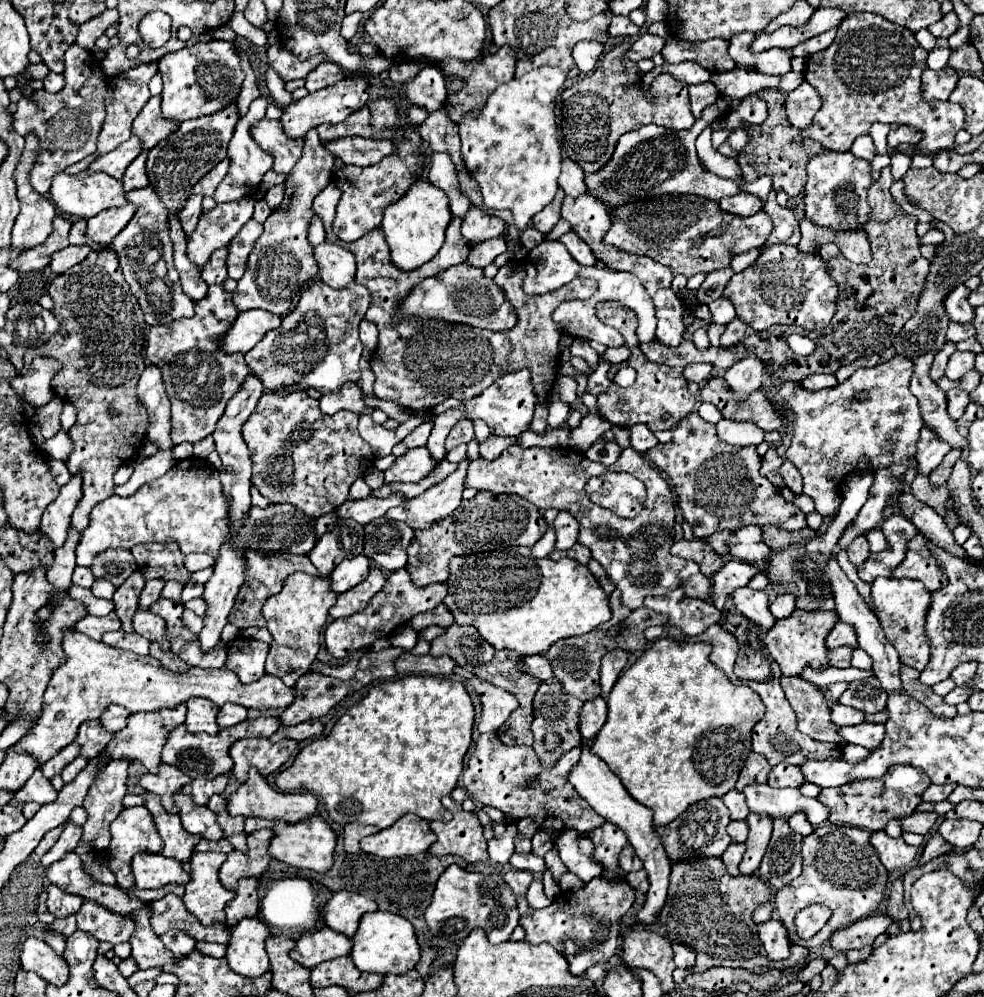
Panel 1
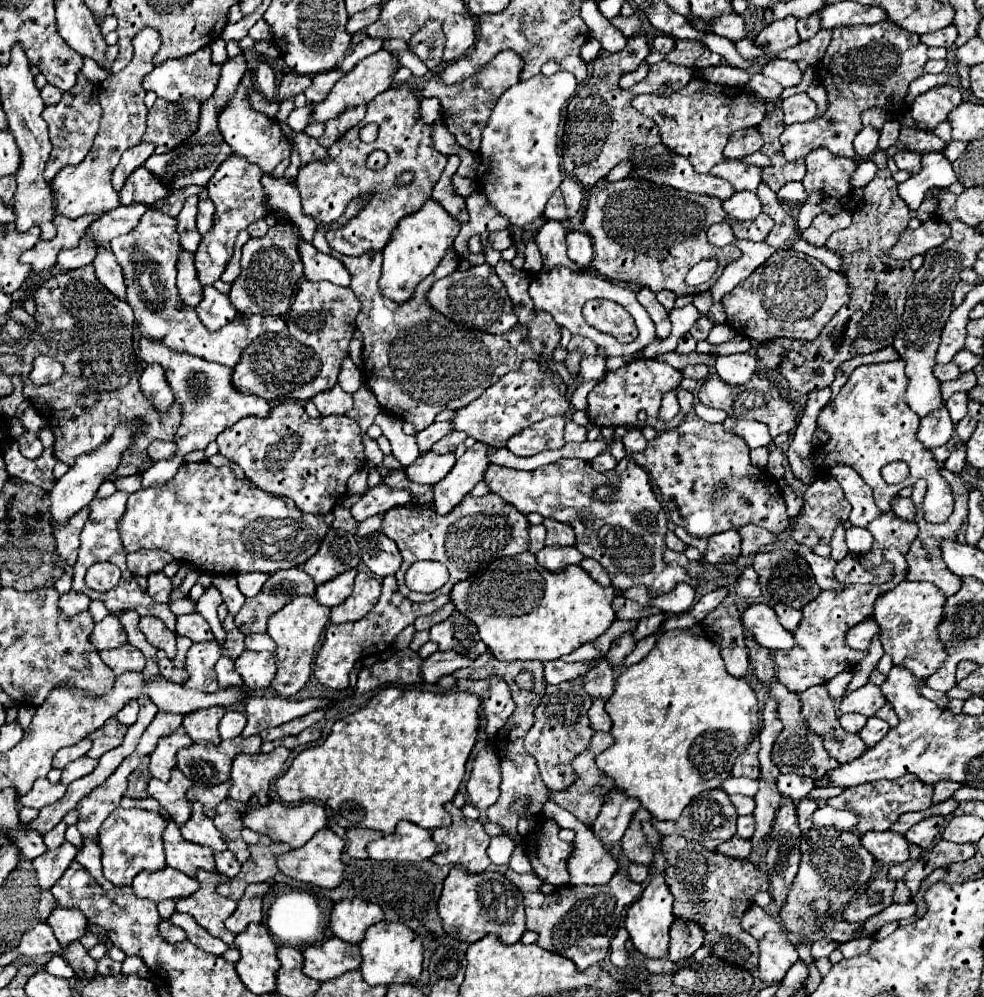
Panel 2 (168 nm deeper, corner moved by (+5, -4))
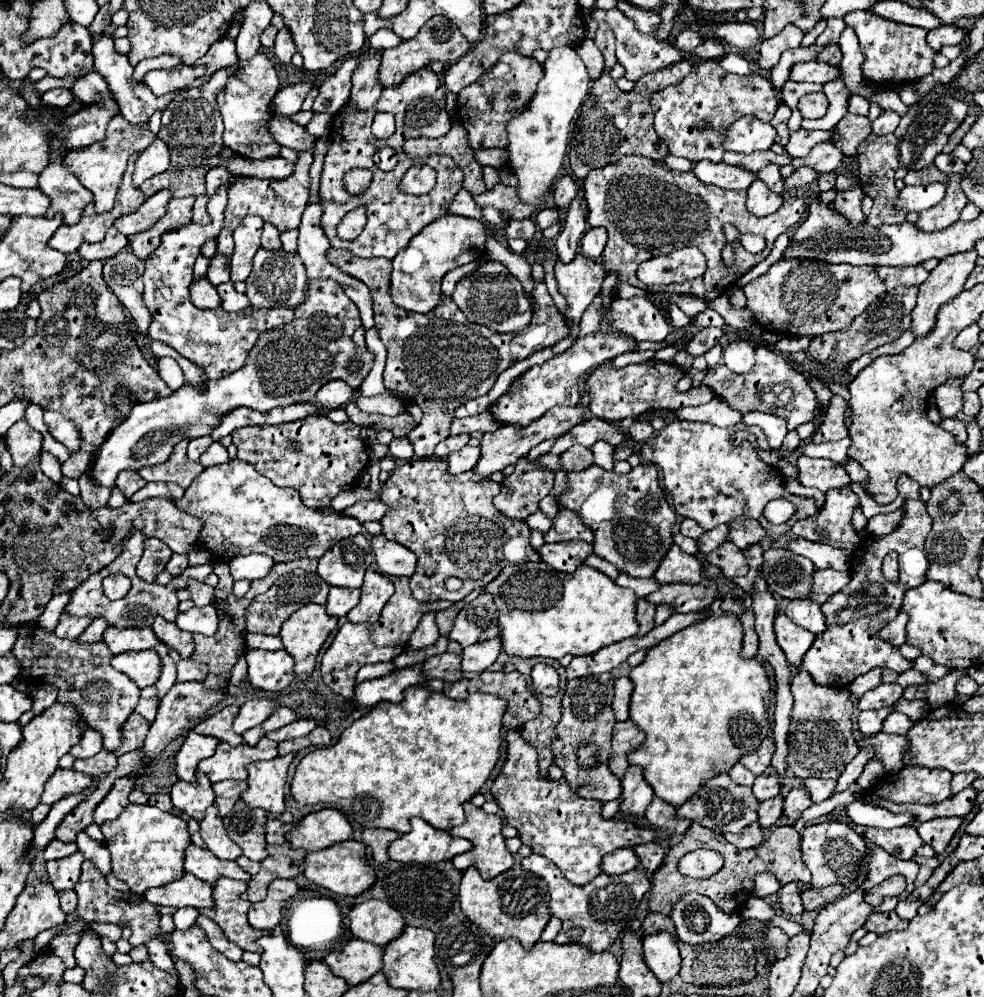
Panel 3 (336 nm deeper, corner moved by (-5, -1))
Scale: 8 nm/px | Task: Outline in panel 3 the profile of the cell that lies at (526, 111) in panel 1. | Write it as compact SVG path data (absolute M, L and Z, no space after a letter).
M556 47L550 51L550 63L544 63L544 77L538 83L534 97L520 111L520 115L508 121L508 167L518 177L518 197L534 205L538 211L546 207L546 195L552 191L556 177L562 173L564 155L568 149L570 121L588 95L592 79L584 61L570 47Z

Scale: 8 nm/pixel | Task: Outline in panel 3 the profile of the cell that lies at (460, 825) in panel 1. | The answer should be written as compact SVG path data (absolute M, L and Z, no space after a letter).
M468 801L464 803L464 811L466 811L466 821L464 821L462 825L458 825L458 827L452 827L448 833L450 833L452 837L464 837L464 839L472 841L474 849L468 851L468 853L462 853L462 855L458 855L458 857L454 857L454 859L452 859L452 865L454 865L458 871L464 871L464 869L468 869L468 867L476 867L484 879L492 879L492 877L496 877L498 873L510 869L512 863L514 863L514 859L512 859L512 855L506 851L504 837L502 837L502 833L500 833L500 829L502 829L502 819L500 819L498 815L488 815L488 813L484 813L480 807L474 807L474 805L468 803Z

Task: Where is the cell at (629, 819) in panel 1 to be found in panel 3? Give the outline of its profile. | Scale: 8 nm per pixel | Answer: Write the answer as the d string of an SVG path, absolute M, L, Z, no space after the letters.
M656 931L642 937L644 961L660 981L670 981L680 971L678 939L668 931Z

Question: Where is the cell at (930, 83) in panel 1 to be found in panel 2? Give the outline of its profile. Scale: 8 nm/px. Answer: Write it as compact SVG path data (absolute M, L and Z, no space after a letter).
M938 86L920 94L910 106L910 116L916 126L922 126L926 132L932 132L948 114L962 102L962 92L956 86Z

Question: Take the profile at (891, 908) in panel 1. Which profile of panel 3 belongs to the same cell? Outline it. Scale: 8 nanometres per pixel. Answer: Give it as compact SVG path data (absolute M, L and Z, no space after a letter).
M914 855L912 859L920 865L920 873L918 873L916 881L914 881L914 887L920 887L920 885L924 885L924 883L930 879L932 871L940 865L940 859L936 859L936 857L932 857L932 859L924 859L924 857L918 857L918 855Z

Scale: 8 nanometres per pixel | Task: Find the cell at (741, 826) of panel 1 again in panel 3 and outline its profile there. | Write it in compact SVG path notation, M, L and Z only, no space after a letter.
M778 795L774 799L768 799L768 801L760 803L760 807L758 807L758 823L760 823L762 829L772 827L780 819L780 815L782 815L782 801L784 801L784 797Z

